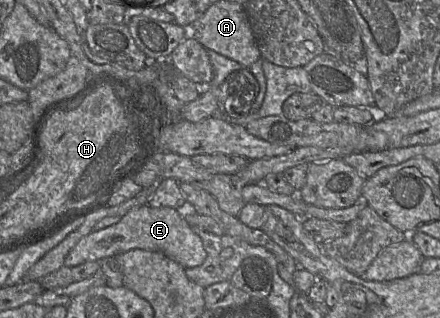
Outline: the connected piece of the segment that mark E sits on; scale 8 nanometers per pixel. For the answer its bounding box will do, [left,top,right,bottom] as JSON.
[64,204,207,268]

